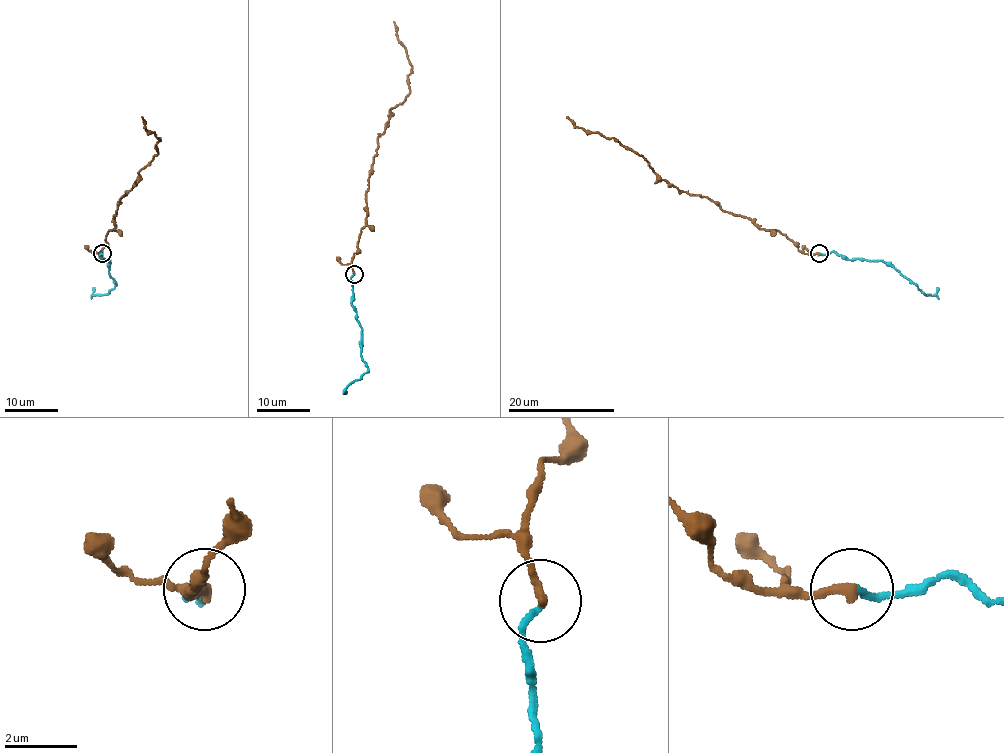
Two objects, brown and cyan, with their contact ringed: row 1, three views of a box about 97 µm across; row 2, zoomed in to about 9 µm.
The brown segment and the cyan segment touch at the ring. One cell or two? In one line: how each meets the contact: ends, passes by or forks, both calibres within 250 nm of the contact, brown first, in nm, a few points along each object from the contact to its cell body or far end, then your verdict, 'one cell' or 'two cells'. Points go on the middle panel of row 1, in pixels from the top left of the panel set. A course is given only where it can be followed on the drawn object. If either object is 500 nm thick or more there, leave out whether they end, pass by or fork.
brown ends; cyan ends; calibres 260 and 170 nm; course brown (354, 274), (353, 255), (366, 223), (378, 138), (390, 110), (410, 91), (411, 63), (394, 22); course cyan (354, 274), (351, 303), (362, 329), (361, 357), (367, 371), (347, 387), (346, 394); one cell

